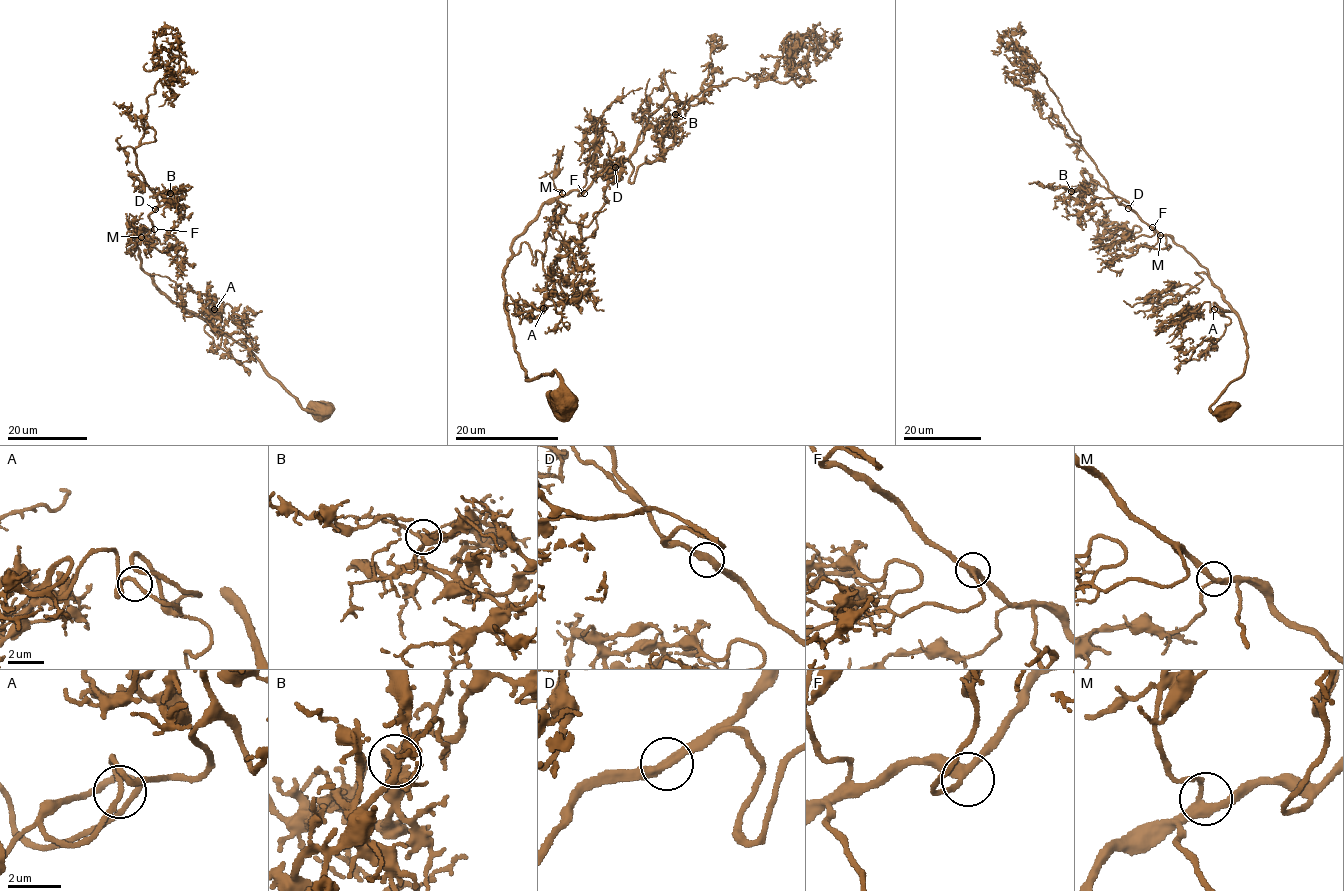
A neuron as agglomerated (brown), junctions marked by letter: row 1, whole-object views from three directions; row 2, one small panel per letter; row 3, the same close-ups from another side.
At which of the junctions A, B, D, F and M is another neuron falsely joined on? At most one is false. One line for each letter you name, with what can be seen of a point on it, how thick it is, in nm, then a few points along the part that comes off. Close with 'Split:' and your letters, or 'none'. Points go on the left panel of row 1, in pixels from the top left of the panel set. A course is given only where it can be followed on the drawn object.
Split: none

